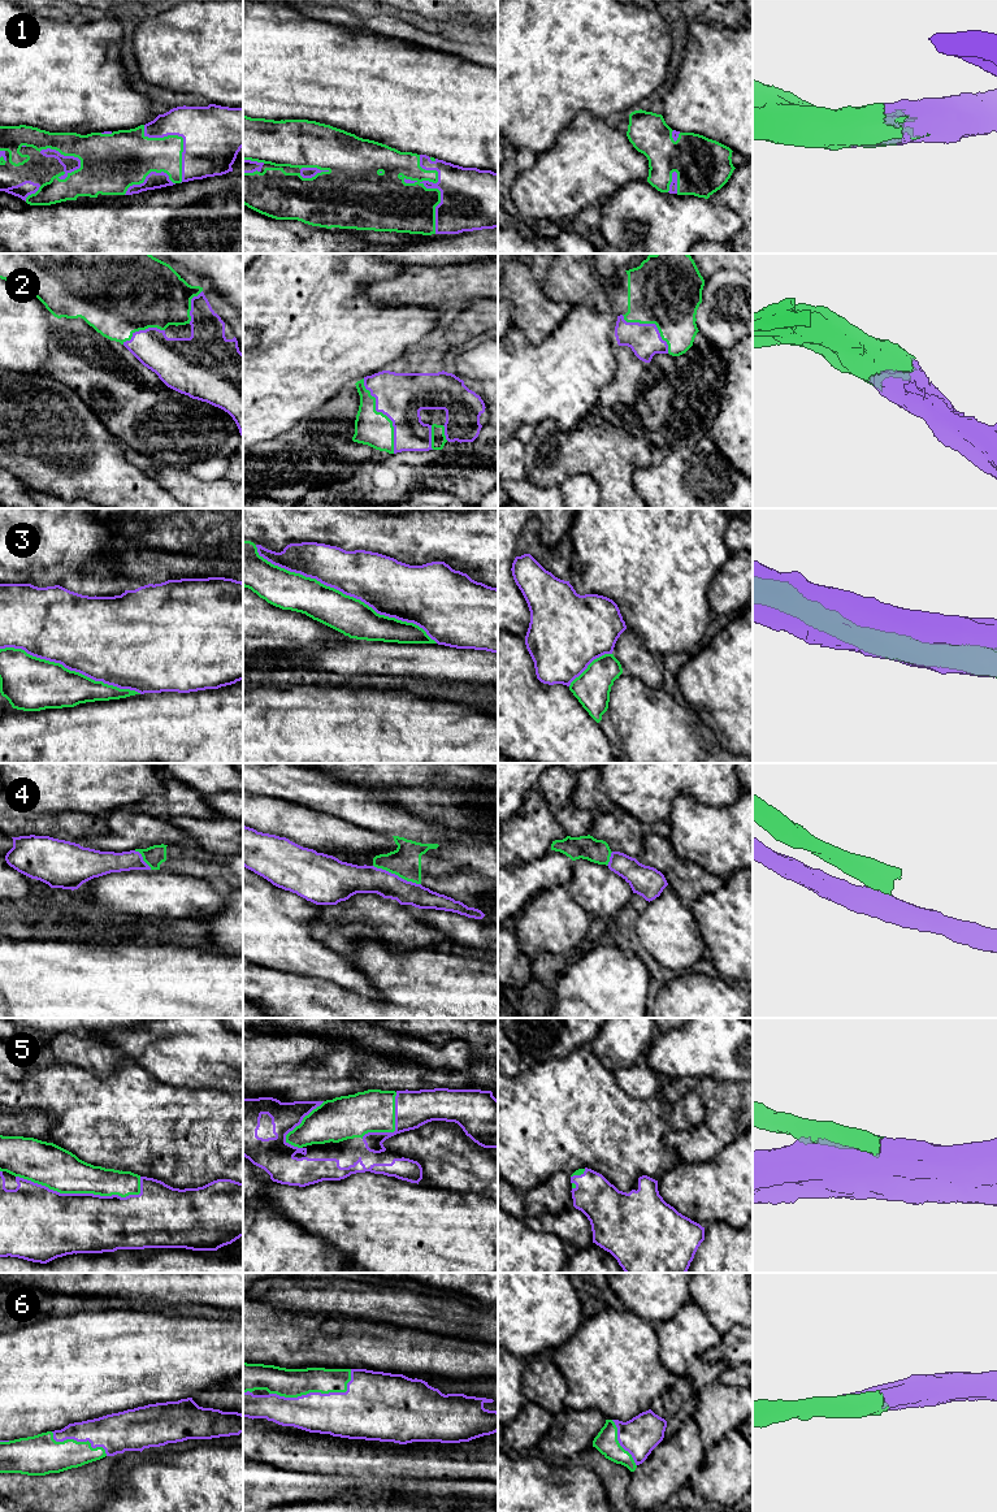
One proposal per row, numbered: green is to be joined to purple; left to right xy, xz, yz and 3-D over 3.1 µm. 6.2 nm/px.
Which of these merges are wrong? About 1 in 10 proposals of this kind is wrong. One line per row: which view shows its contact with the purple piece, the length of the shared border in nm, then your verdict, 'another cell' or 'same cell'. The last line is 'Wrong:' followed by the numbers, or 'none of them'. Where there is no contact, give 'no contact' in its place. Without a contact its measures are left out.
1: contact in xz; length 500 nm; same cell
2: contact in xz; length 500 nm; same cell
3: contact in xz; length 1300 nm; same cell
4: contact in xz; length 320 nm; another cell
5: contact in xy; length 800 nm; same cell
6: contact in xz; length 550 nm; same cell
Wrong: 4

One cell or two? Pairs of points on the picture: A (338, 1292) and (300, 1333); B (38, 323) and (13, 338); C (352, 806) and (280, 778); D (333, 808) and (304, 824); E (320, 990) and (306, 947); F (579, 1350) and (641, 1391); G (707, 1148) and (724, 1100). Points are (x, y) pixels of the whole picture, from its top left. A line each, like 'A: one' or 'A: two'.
A: two
B: one
C: one
D: two
E: two
F: one
G: one

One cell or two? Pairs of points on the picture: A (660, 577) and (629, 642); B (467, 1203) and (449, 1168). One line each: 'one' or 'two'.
A: two
B: two

